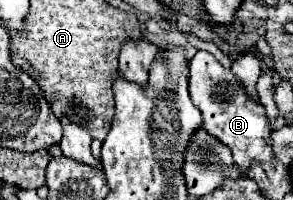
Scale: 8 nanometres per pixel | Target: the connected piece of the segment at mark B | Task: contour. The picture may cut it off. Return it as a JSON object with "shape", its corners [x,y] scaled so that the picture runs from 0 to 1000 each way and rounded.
{"shape":[[[676,255],[648,305],[648,485],[696,575],[696,645],[792,745],[799,815],[840,855],[853,805],[928,805],[922,615],[901,535],[860,505],[785,345],[765,345],[730,275]]]}

